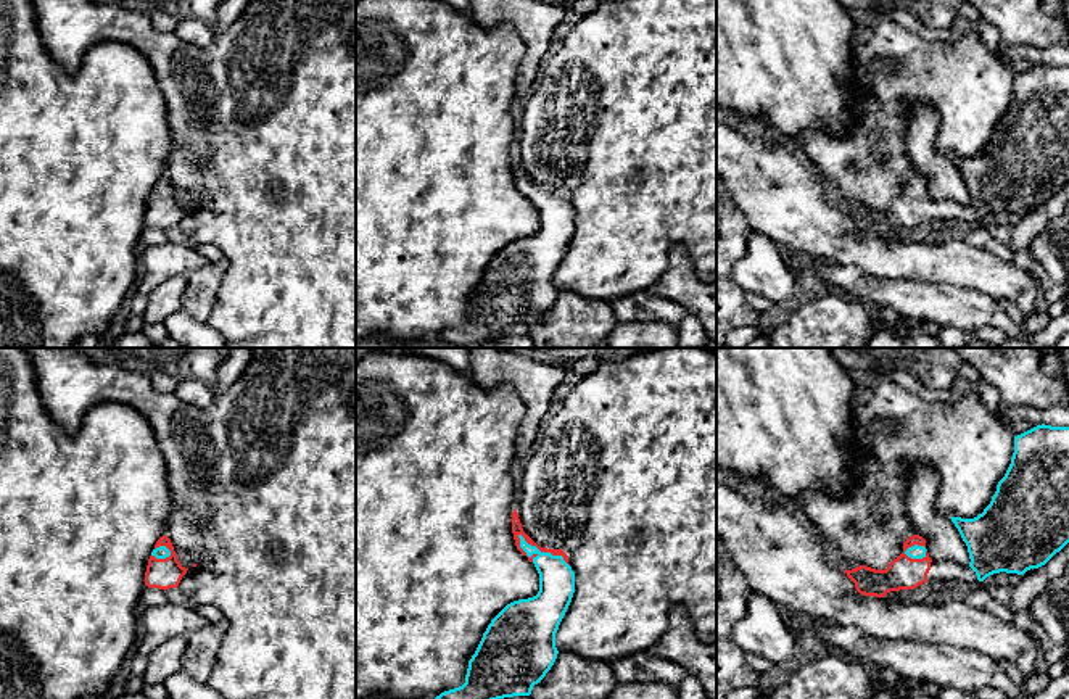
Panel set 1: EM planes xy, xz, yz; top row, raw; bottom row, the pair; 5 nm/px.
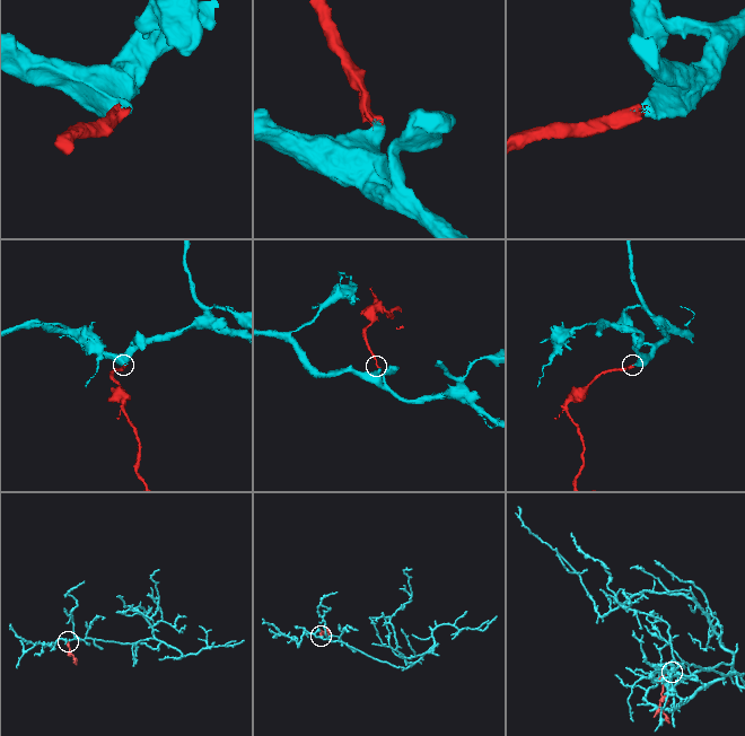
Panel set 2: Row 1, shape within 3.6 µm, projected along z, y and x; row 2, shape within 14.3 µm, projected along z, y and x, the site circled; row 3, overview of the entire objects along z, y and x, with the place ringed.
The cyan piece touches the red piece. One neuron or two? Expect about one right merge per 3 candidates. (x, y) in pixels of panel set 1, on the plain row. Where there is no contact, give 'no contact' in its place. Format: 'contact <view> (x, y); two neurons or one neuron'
contact xz (544, 192); one neuron

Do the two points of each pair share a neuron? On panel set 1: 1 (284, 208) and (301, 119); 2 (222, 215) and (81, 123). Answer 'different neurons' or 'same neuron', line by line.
1: same neuron
2: different neurons

